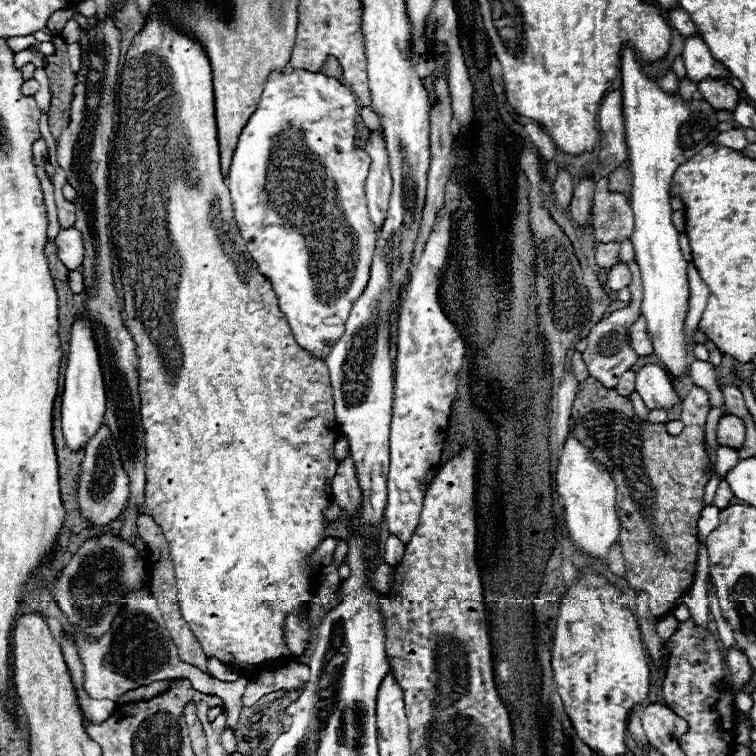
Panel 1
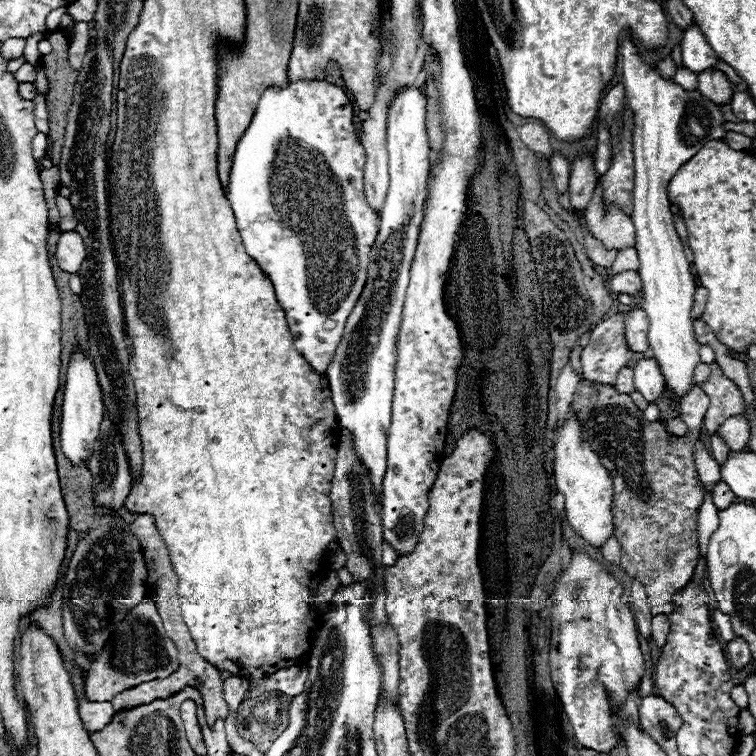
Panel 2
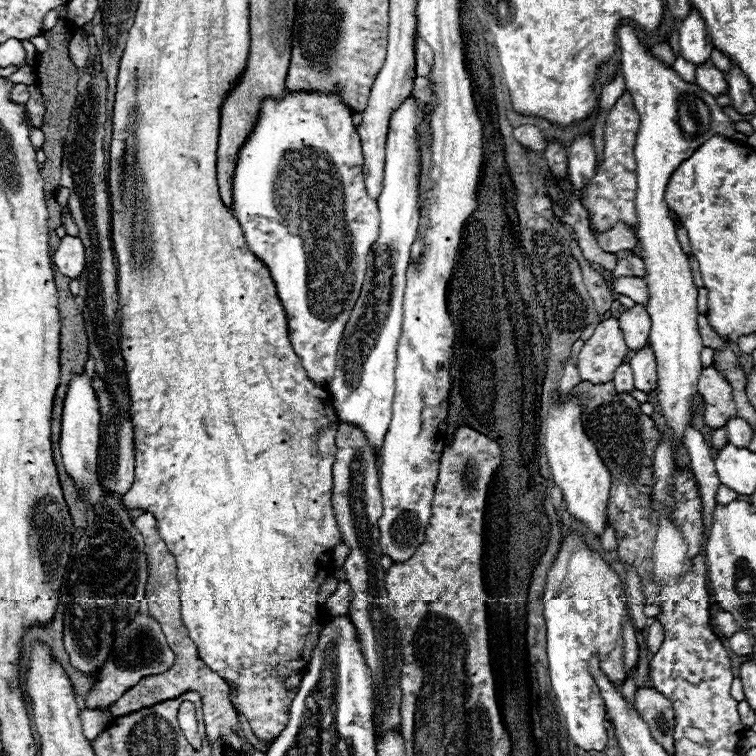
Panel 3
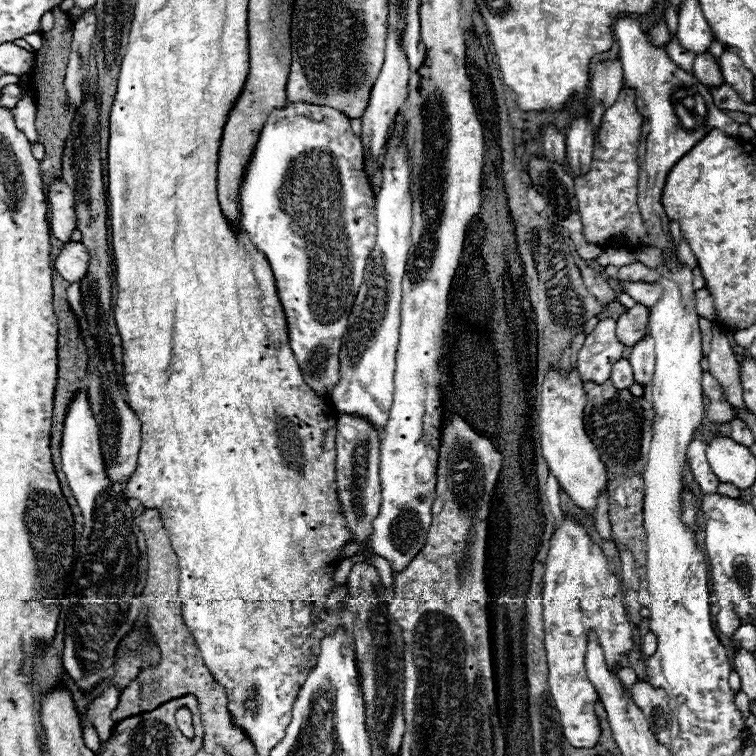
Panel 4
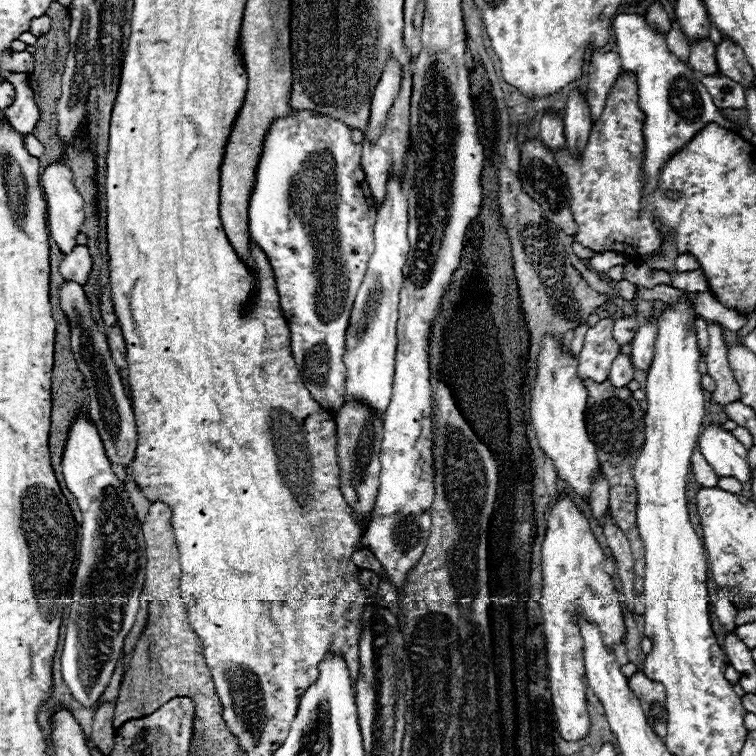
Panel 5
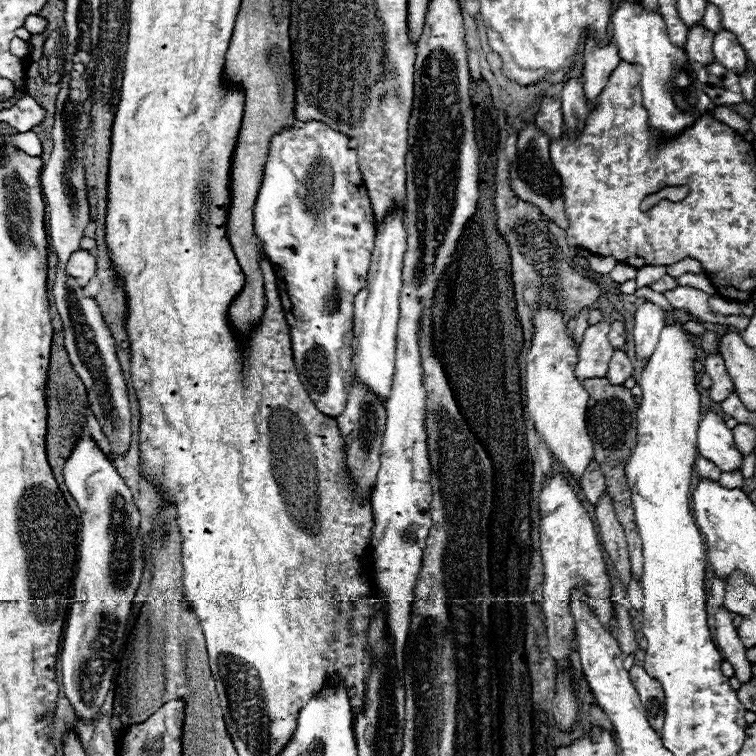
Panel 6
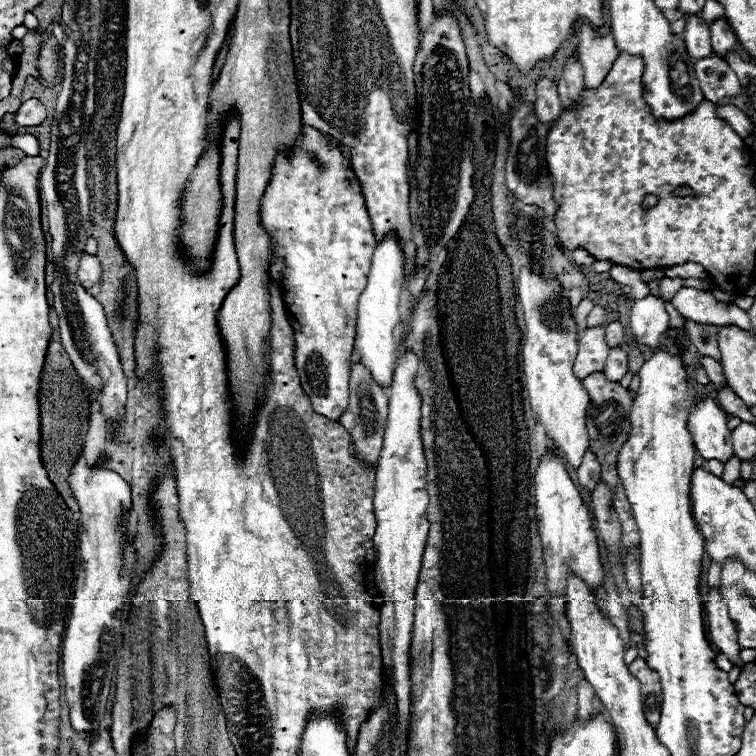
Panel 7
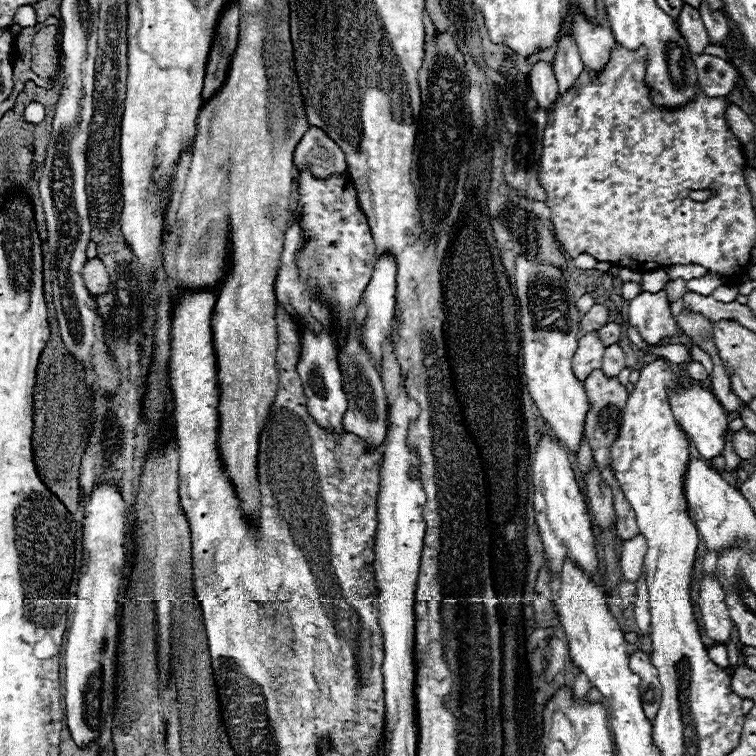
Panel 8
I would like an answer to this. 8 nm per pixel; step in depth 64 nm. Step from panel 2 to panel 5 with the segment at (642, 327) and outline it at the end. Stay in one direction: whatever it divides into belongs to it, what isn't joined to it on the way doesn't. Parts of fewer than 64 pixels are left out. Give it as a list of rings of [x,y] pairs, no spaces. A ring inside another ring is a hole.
[[[632,316],[632,318],[616,320],[616,322],[614,322],[614,330],[612,330],[612,338],[614,338],[620,346],[630,344],[630,342],[632,342],[632,336],[634,336],[634,330],[638,328],[638,322],[642,322],[642,316]]]

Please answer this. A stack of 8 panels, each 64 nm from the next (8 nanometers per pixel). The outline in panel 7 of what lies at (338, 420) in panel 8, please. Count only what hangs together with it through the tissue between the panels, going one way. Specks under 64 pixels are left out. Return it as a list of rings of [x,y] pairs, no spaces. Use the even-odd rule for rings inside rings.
[[[304,126],[304,134],[298,138],[296,146],[294,146],[294,152],[292,156],[286,160],[284,156],[276,156],[276,164],[274,164],[274,172],[272,172],[272,182],[268,184],[266,188],[266,194],[264,194],[264,202],[262,202],[262,222],[264,226],[268,228],[268,232],[276,238],[276,252],[274,256],[276,258],[286,258],[286,264],[288,264],[288,272],[286,272],[286,282],[284,282],[284,304],[286,304],[286,312],[288,312],[288,318],[290,318],[290,324],[294,328],[294,342],[296,342],[296,350],[294,350],[294,358],[296,358],[296,370],[298,370],[298,376],[302,380],[302,388],[304,392],[308,394],[310,402],[312,402],[312,410],[332,422],[338,422],[340,416],[346,412],[348,408],[348,378],[350,378],[350,354],[352,354],[352,344],[354,344],[354,336],[356,336],[356,310],[358,310],[358,296],[362,294],[362,290],[366,288],[366,282],[368,282],[368,272],[370,272],[370,262],[372,262],[372,256],[374,256],[374,250],[376,250],[376,238],[374,238],[374,232],[372,232],[372,224],[370,224],[370,218],[368,218],[368,210],[366,210],[366,204],[364,204],[364,196],[362,196],[362,190],[360,190],[360,184],[354,176],[354,170],[348,162],[346,156],[340,154],[338,148],[328,148],[326,146],[326,140],[322,136],[320,130],[312,128],[312,126]],[[306,152],[314,152],[318,156],[318,160],[324,164],[324,170],[318,168],[316,162],[310,160],[310,156]]]

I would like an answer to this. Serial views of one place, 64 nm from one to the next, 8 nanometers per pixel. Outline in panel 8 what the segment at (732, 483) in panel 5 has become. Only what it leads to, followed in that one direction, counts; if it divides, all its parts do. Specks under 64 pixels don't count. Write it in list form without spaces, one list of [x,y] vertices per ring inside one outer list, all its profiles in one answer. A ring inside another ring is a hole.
[[[732,430],[726,432],[726,444],[724,444],[724,450],[722,450],[722,456],[726,458],[726,470],[734,472],[734,468],[740,464],[740,458],[736,456],[736,452],[732,450]]]

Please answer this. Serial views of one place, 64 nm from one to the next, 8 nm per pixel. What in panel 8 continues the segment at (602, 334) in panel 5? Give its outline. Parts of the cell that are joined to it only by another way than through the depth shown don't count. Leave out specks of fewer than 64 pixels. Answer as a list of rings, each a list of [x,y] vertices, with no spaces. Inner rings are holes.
[[[596,332],[584,334],[584,336],[578,340],[578,348],[576,348],[576,354],[574,354],[574,358],[572,358],[574,376],[584,382],[594,370],[600,368],[600,364],[602,364],[602,354],[604,354],[604,346],[602,346],[602,342],[598,340]]]

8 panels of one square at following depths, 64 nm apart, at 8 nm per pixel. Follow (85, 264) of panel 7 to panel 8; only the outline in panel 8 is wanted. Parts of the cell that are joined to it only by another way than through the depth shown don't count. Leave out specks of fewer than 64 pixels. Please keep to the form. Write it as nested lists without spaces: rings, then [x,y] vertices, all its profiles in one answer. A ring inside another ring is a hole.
[[[98,258],[86,262],[82,276],[84,276],[84,284],[86,284],[86,288],[90,290],[92,296],[102,296],[102,294],[108,292],[110,276],[108,276],[104,264]]]

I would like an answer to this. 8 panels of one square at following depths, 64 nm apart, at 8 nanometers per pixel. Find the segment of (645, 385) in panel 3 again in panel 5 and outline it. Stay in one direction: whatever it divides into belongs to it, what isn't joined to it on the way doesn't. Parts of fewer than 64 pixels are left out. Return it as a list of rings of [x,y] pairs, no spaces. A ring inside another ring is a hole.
[[[652,318],[650,322],[638,326],[634,340],[632,340],[632,364],[636,368],[648,370],[652,364],[652,356],[654,356],[654,342],[656,342],[656,332],[658,332],[658,322],[656,318]]]

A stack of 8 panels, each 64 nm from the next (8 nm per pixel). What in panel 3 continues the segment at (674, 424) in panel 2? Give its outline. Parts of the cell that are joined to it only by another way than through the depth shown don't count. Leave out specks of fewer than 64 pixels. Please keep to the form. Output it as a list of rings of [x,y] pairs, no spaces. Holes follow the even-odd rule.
[[[690,426],[686,428],[684,446],[686,446],[686,454],[690,456],[694,478],[698,482],[698,490],[700,490],[700,498],[702,498],[702,508],[704,508],[702,510],[704,526],[710,528],[712,510],[714,510],[714,496],[716,496],[716,490],[720,486],[718,474],[714,470],[712,456],[710,456],[710,446],[702,438],[702,434],[698,430],[690,428]]]

